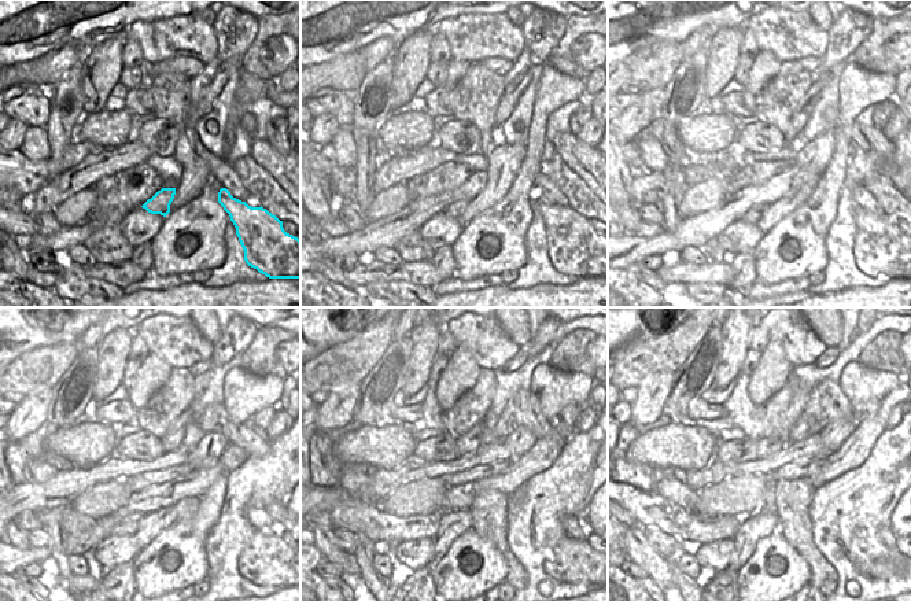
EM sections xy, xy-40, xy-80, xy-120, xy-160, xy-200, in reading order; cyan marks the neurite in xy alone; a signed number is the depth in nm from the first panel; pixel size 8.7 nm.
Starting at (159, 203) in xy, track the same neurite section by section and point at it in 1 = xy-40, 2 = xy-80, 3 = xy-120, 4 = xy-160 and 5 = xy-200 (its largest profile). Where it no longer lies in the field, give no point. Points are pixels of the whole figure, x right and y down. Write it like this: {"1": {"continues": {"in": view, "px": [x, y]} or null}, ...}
{"1": {"continues": {"in": "xy-40", "px": [454, 210]}}, "2": {"continues": {"in": "xy-80", "px": [752, 216]}}, "3": {"continues": {"in": "xy-120", "px": [128, 524]}}, "4": {"continues": {"in": "xy-160", "px": [401, 530]}}, "5": {"continues": {"in": "xy-200", "px": [707, 531]}}}

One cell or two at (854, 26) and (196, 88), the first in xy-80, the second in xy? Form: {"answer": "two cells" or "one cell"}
{"answer": "one cell"}

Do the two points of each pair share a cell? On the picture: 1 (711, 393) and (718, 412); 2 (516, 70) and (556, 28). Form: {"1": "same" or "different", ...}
{"1": "different", "2": "same"}

